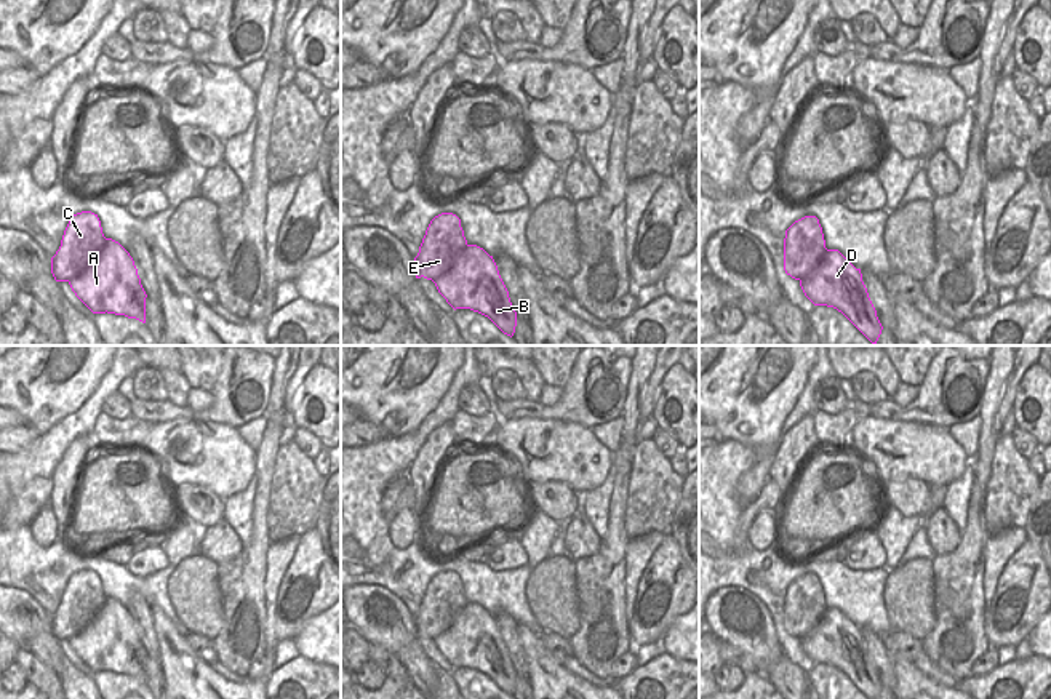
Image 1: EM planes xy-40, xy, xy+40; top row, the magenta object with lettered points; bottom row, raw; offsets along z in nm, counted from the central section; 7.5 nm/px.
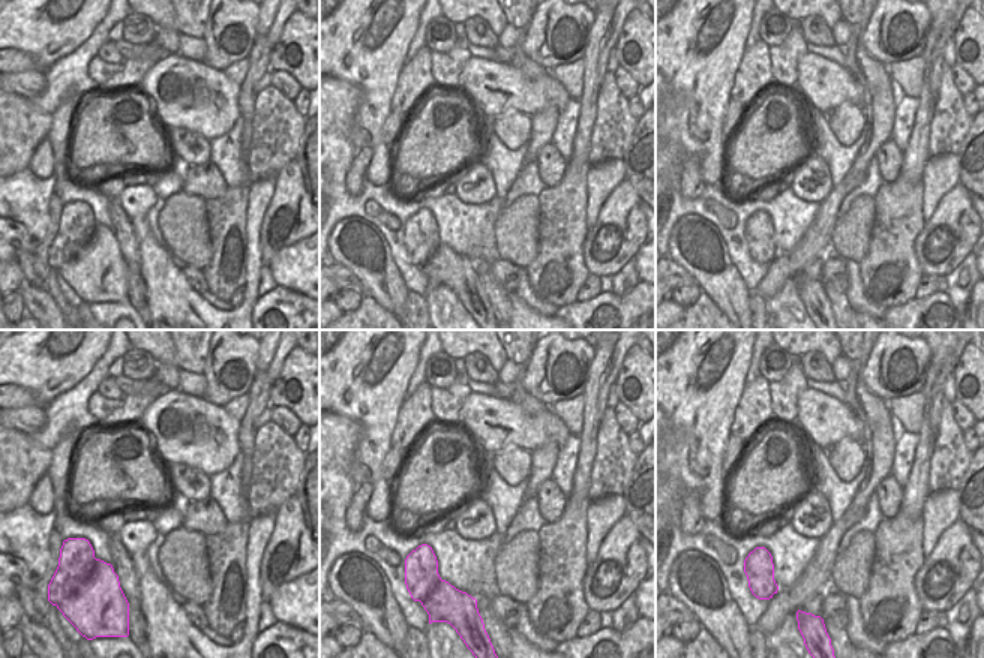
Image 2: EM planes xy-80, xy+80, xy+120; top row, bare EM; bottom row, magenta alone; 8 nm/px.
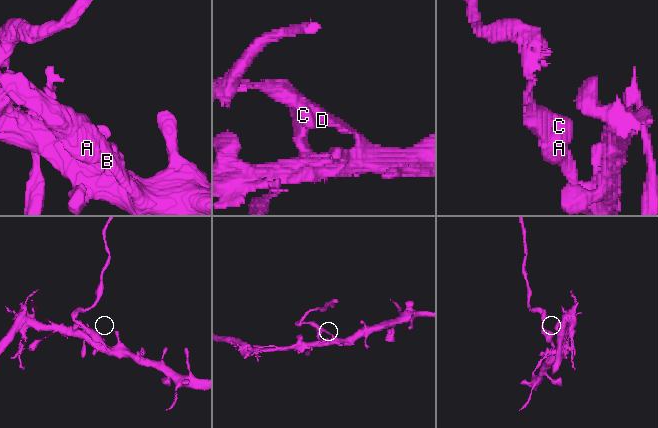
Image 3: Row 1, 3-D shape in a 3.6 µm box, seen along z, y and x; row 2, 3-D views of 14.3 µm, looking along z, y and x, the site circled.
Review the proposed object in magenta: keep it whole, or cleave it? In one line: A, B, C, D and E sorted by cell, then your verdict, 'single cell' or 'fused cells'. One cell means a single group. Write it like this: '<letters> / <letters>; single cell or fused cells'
A B D / C E; fused cells

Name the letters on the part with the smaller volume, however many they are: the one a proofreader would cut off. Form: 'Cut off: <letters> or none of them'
Cut off: C, E

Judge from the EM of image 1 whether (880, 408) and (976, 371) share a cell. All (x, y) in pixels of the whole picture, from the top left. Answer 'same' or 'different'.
same

